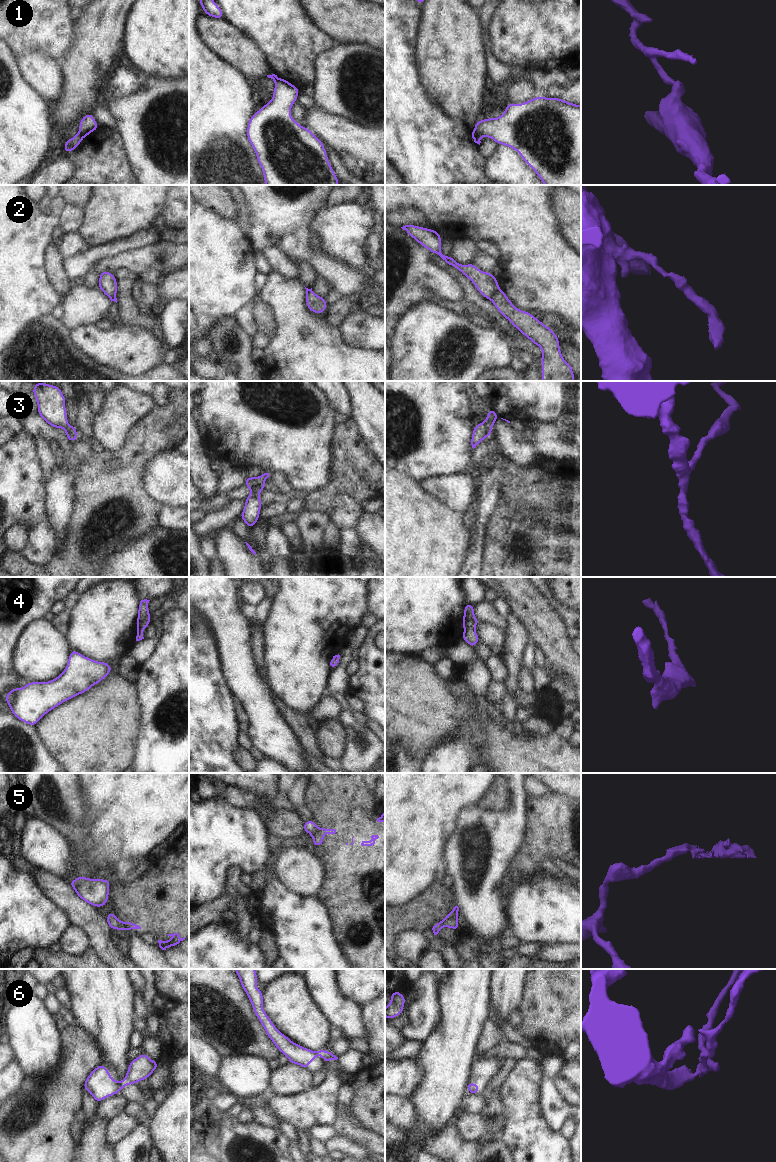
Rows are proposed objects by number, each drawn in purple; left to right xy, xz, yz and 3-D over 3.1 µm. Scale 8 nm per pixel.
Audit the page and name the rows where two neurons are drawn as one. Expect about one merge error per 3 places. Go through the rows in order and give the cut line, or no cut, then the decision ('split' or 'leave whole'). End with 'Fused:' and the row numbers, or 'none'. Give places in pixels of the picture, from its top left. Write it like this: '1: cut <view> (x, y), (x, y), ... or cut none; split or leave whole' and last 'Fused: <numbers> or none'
1: cut yz (473, 130), (480, 137); split
2: cut yz (499, 289), (490, 299); split
3: cut none; leave whole
4: cut none; leave whole
5: cut xy (118, 920), (126, 929); split
6: cut xy (119, 1082), (122, 1087); split
Fused: 1, 2, 5, 6

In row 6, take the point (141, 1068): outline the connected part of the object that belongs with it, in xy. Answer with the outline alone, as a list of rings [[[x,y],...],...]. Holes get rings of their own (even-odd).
[[[144,1052],[136,1059],[129,1062],[128,1070],[125,1078],[120,1082],[120,1086],[124,1088],[130,1084],[137,1084],[139,1081],[145,1080],[158,1067],[158,1060],[152,1061]]]

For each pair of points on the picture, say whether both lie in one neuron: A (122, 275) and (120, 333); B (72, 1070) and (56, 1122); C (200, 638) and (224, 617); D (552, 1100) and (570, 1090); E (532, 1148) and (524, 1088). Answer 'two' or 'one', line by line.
A: two
B: one
C: two
D: two
E: one

